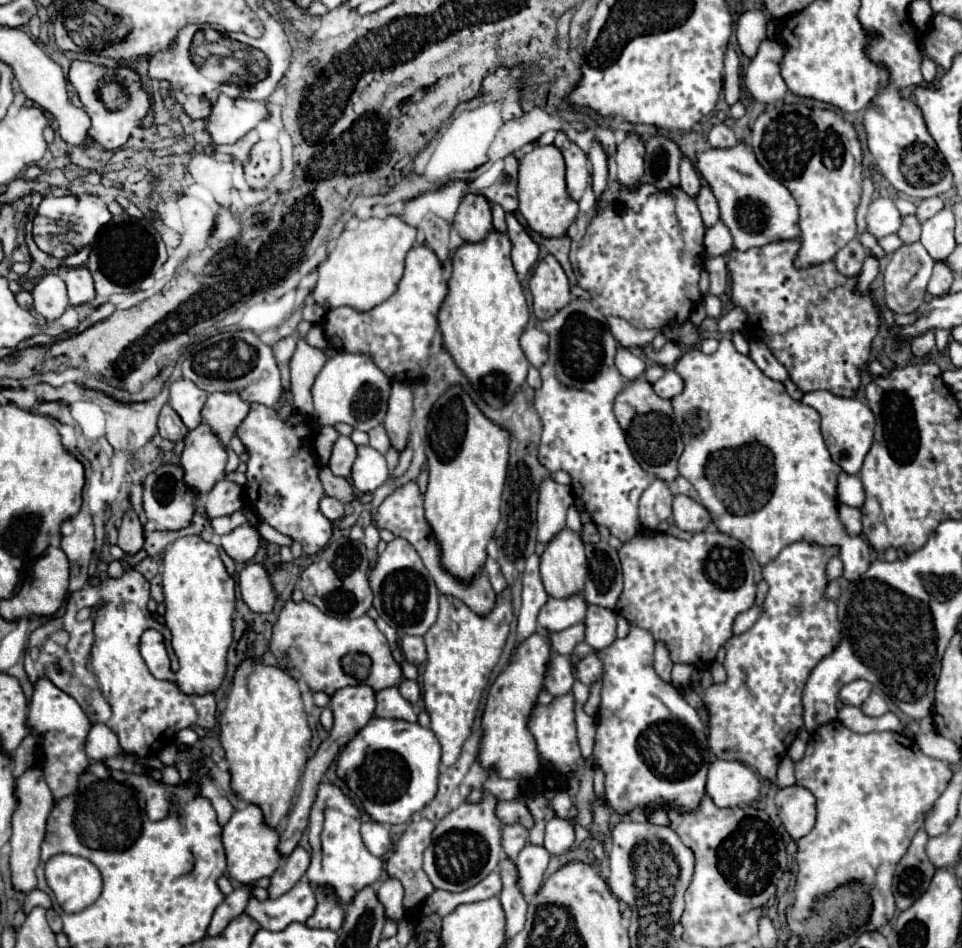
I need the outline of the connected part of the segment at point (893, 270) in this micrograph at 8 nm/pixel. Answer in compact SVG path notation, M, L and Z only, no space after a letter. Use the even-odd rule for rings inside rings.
M921 243L901 245L893 253L885 269L885 305L887 309L891 309L893 313L913 313L915 309L919 309L925 301L925 291L931 279L933 265L935 265L935 259L927 253L927 249Z

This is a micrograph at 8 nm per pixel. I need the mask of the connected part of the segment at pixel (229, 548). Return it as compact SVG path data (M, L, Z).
M241 525L241 527L233 529L231 533L223 535L221 545L223 545L223 549L229 553L229 557L233 561L247 563L257 553L257 549L261 545L261 535L259 535L257 527Z

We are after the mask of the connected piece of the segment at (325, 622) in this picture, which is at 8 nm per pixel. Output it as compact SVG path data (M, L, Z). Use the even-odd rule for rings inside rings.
M305 599L301 603L285 603L275 623L269 651L275 655L275 663L279 667L299 671L311 691L325 691L327 695L333 695L335 691L357 683L367 683L375 687L375 691L381 691L385 687L399 685L401 681L401 667L393 661L385 635L377 629L375 621L369 615L357 619L335 619L321 613L313 603ZM349 653L365 653L371 657L369 677L365 681L359 681L343 671L341 659Z

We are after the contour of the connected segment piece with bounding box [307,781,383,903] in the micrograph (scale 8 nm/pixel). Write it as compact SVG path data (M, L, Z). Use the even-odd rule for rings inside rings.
M321 781L317 799L309 813L309 845L313 851L311 851L311 865L307 869L307 877L311 879L311 885L327 885L327 883L333 885L341 903L349 903L349 899L353 899L353 895L361 887L375 883L381 877L381 869L383 869L381 859L371 855L367 851L367 847L363 845L359 827L361 827L361 813L359 813L359 807L355 805L355 801L349 795L345 795L337 785L333 785L329 781ZM319 817L323 817L321 831L319 831ZM325 829L331 829L329 835L333 837L333 841L337 845L321 843L321 835Z

